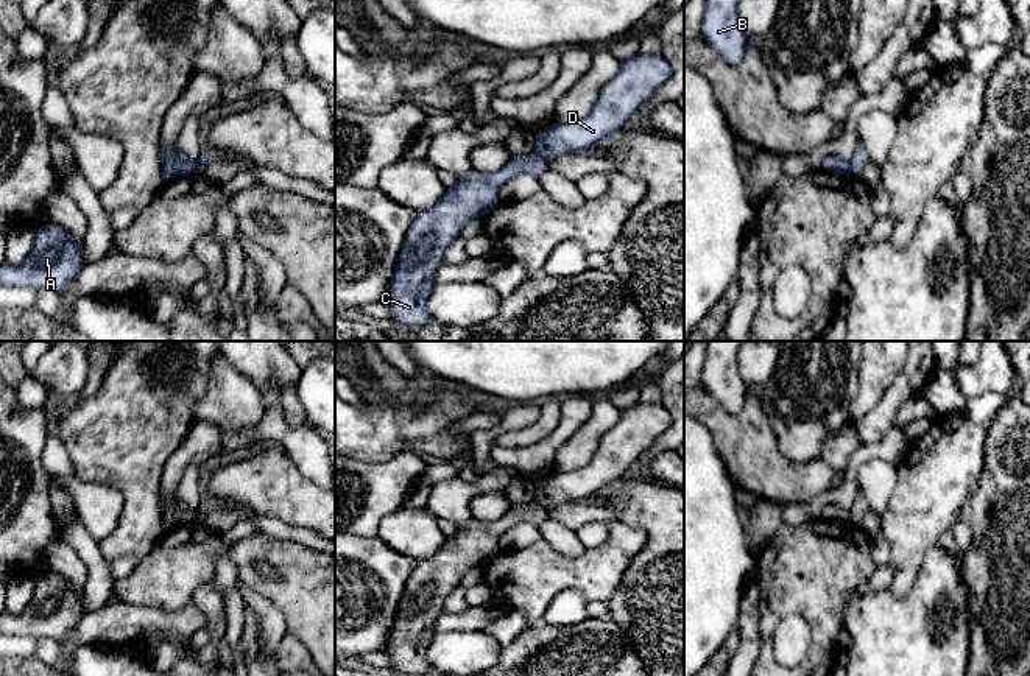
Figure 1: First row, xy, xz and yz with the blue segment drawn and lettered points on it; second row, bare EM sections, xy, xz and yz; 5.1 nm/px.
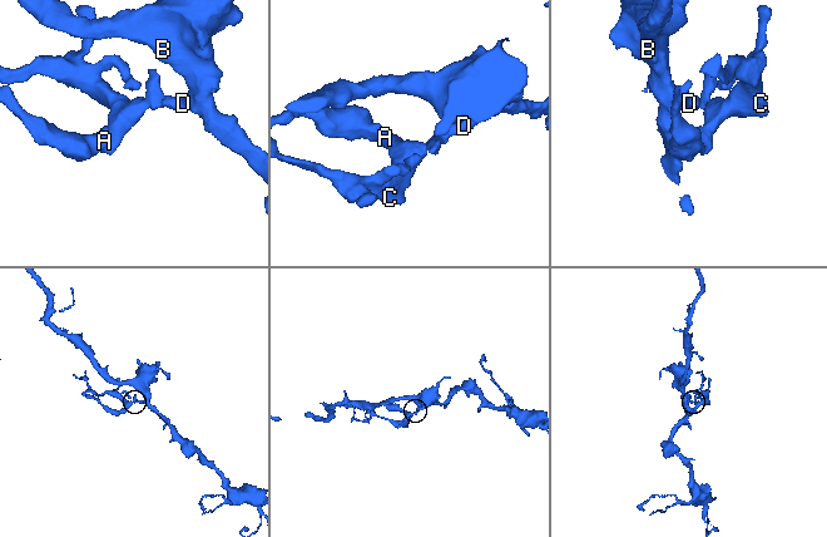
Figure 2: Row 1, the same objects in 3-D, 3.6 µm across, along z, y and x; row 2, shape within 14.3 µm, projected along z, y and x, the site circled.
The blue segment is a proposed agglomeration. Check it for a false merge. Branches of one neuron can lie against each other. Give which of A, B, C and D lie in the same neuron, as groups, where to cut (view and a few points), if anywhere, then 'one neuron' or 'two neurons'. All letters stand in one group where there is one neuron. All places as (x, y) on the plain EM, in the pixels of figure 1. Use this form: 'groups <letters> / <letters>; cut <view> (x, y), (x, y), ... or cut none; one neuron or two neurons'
groups A C / B D; cut xz (536, 500), (547, 508); two neurons

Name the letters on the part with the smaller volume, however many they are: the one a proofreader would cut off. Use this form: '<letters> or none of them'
A, C

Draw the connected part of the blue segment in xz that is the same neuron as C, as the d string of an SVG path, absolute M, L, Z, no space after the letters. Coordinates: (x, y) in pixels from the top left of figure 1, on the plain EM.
M538 502L511 506L499 520L457 525L457 533L447 536L444 545L429 559L421 559L407 578L404 595L397 607L396 620L385 645L385 654L394 668L405 674L422 674L433 671L427 660L427 646L435 636L435 623L444 612L446 598L463 583L466 573L483 567L499 553L499 539L514 525L527 522L534 526L549 519L549 508Z

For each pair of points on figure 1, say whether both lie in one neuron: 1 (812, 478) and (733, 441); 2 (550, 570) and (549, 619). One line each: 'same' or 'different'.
1: same
2: different

